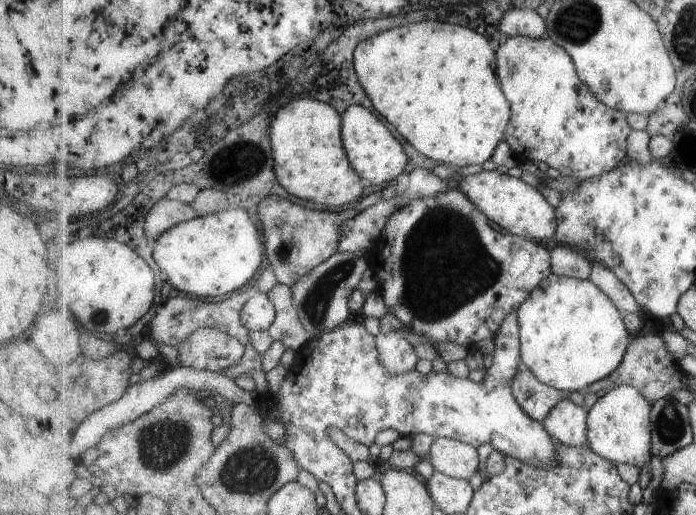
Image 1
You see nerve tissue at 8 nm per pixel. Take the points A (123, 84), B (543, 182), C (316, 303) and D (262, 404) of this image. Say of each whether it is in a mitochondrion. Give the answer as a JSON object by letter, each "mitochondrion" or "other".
{"A":"other","B":"other","C":"mitochondrion","D":"other"}

